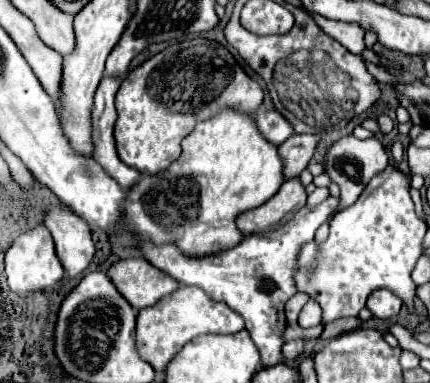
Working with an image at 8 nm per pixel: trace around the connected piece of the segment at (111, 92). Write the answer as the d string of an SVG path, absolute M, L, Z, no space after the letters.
M103 78L95 92L95 102L93 102L93 112L91 112L93 158L105 168L105 172L109 172L109 176L113 176L121 184L121 188L131 190L141 180L141 172L123 164L115 148L113 126L117 120L117 112L115 112L113 102L115 102L117 90L119 90L117 80Z

